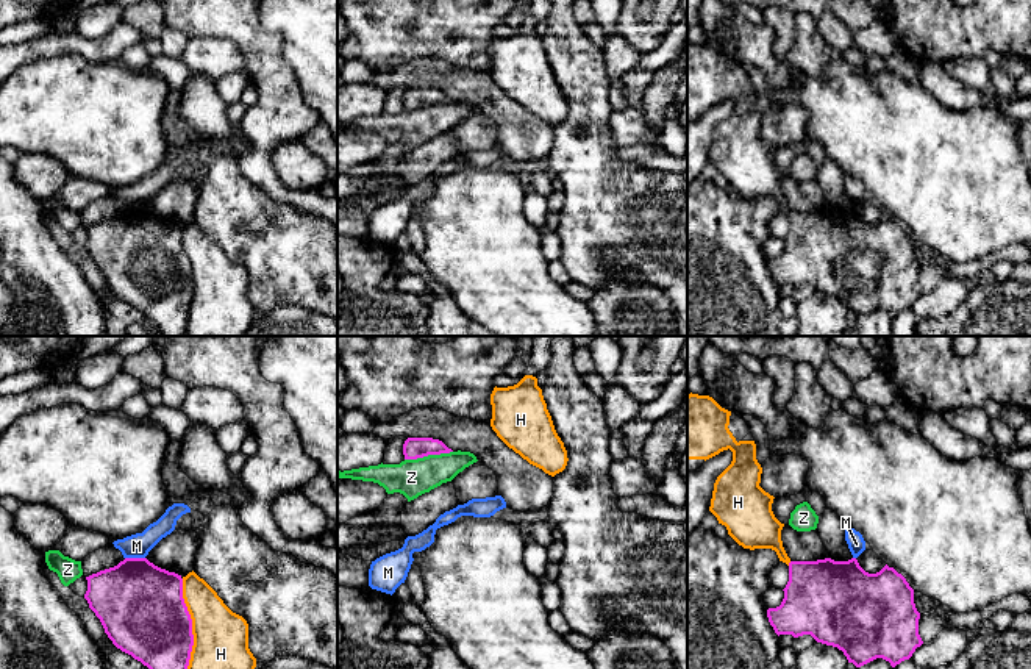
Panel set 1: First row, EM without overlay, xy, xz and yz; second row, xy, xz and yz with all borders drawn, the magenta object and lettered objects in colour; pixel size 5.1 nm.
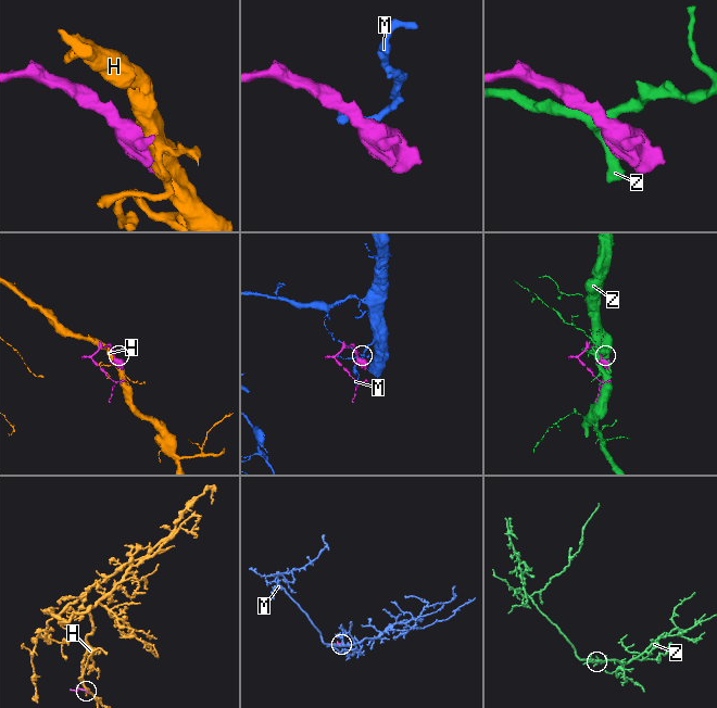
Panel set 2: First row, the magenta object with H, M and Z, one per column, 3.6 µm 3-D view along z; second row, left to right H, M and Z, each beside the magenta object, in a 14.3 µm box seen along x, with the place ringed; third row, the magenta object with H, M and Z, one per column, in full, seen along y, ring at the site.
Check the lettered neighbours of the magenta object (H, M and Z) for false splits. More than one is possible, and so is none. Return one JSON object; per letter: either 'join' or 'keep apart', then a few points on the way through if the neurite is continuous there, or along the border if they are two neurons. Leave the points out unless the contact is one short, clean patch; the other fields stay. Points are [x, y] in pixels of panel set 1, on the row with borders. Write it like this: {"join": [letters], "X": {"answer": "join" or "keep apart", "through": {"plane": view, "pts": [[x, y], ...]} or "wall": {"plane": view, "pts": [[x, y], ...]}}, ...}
{"join": [], "H": {"answer": "keep apart"}, "M": {"answer": "keep apart", "wall": {"plane": "xy", "pts": [[125, 557], [144, 558]]}}, "Z": {"answer": "keep apart"}}

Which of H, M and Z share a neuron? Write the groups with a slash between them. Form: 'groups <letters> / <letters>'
groups H / M / Z

